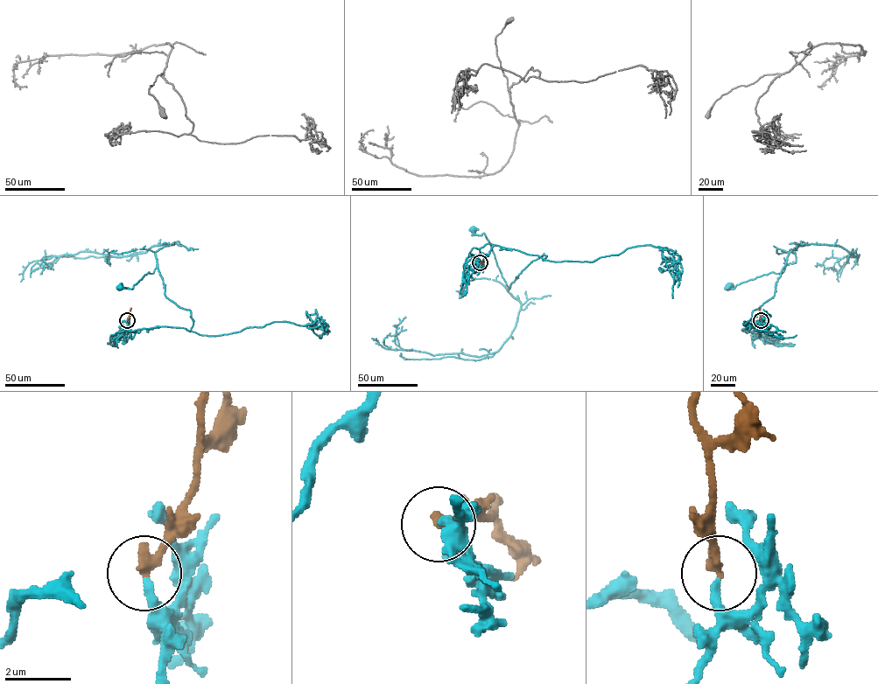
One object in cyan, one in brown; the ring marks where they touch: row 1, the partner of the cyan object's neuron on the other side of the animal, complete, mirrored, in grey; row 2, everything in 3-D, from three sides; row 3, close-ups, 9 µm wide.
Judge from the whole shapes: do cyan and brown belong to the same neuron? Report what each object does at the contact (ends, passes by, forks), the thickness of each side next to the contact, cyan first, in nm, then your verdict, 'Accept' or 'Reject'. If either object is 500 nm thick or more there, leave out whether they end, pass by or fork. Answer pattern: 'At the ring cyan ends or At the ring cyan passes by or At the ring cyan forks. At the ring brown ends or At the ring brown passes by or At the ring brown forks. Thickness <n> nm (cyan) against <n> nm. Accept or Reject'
At the ring cyan ends. At the ring brown ends. Thickness 240 nm (cyan) against 360 nm. Accept

